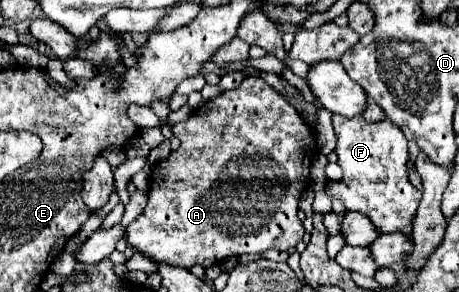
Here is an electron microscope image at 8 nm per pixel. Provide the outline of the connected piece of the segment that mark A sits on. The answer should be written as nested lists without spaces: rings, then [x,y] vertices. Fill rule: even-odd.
[[[244,77],[240,87],[232,89],[232,91],[224,91],[222,95],[218,95],[218,97],[210,99],[208,103],[204,103],[202,107],[198,107],[190,115],[188,121],[176,123],[172,127],[172,133],[180,139],[180,147],[176,151],[172,151],[166,161],[160,161],[152,171],[150,189],[148,189],[148,203],[146,203],[142,215],[134,223],[130,223],[128,229],[126,229],[128,243],[132,243],[132,247],[136,247],[140,253],[144,253],[146,257],[150,257],[156,263],[170,263],[174,267],[190,269],[194,265],[212,267],[212,265],[216,265],[222,259],[228,259],[232,255],[262,253],[262,251],[268,251],[268,249],[288,251],[288,249],[296,247],[302,241],[304,225],[302,225],[302,221],[298,221],[298,199],[310,183],[310,165],[312,165],[314,155],[318,153],[316,137],[314,137],[314,131],[302,123],[298,111],[282,95],[276,95],[274,87],[266,85],[258,77]]]

